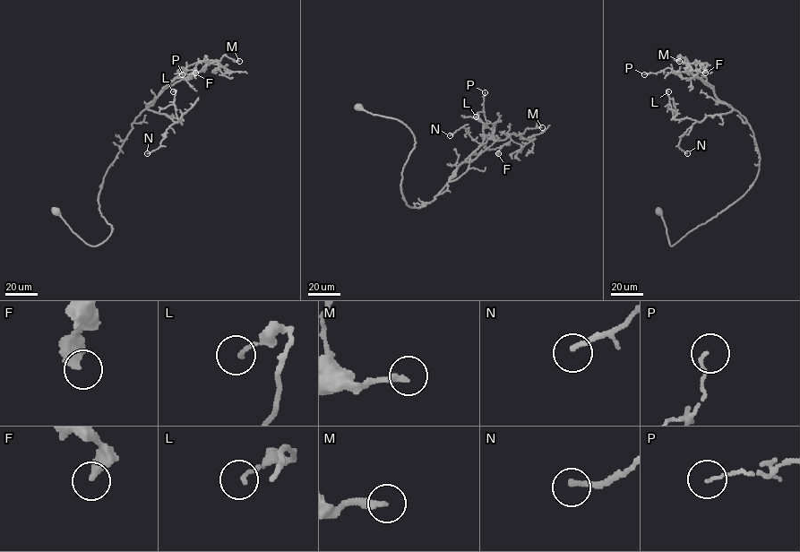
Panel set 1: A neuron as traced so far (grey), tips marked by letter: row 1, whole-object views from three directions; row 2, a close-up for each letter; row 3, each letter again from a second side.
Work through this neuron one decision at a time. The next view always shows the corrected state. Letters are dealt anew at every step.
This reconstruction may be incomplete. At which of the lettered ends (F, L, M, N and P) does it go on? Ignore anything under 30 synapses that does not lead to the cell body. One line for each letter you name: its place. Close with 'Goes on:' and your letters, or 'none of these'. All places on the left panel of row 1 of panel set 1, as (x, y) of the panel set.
Goes on: none of these

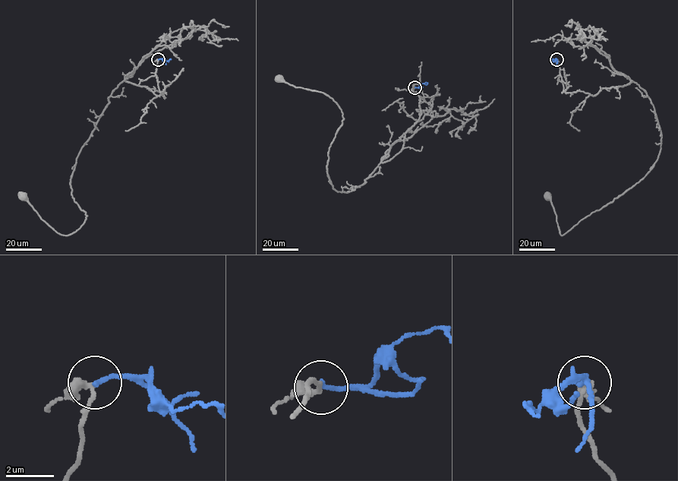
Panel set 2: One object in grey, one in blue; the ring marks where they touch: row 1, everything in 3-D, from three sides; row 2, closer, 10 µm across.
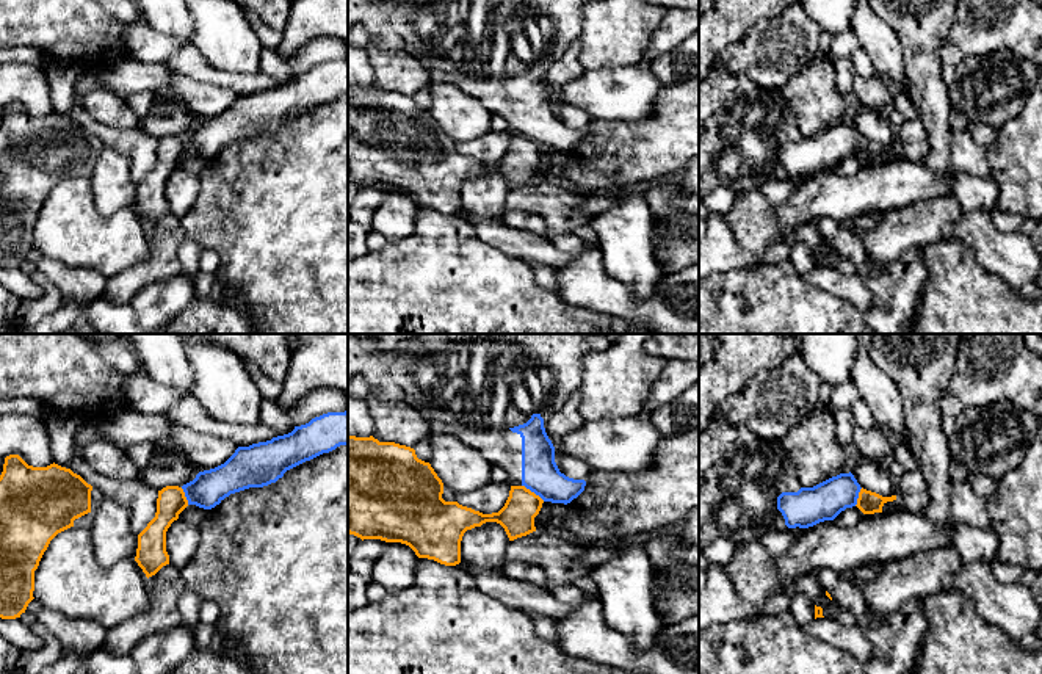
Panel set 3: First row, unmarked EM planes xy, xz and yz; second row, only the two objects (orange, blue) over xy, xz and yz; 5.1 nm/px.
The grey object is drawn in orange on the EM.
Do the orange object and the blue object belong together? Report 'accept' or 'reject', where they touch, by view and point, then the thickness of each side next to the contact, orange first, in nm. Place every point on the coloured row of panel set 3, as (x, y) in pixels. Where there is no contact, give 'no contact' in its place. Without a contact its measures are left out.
reject; contact xz (533, 492); calibres 180 and 190 nm

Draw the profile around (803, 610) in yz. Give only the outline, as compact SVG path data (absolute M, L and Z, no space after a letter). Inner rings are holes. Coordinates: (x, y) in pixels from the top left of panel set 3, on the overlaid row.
M794 592L791 596L788 611L791 613L794 621L802 627L807 627L815 619L815 605L805 594L801 592Z

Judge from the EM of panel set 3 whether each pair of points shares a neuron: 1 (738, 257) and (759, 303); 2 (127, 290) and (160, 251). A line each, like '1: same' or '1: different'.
1: different
2: same

